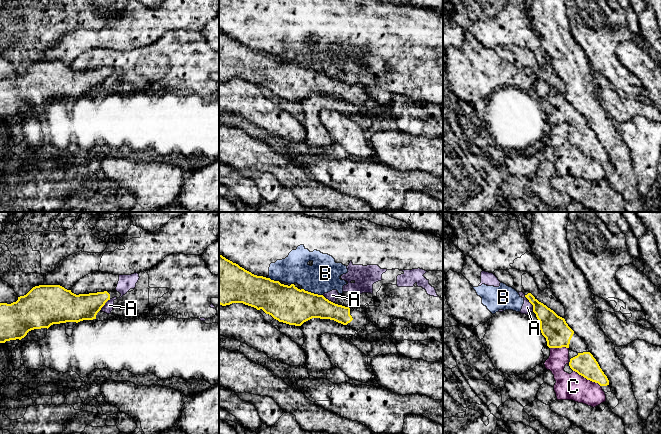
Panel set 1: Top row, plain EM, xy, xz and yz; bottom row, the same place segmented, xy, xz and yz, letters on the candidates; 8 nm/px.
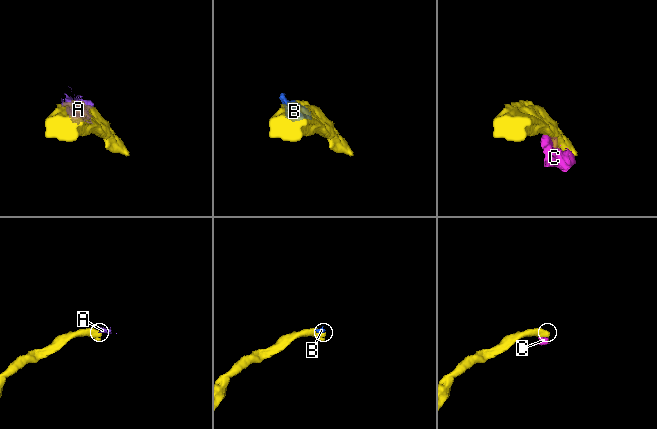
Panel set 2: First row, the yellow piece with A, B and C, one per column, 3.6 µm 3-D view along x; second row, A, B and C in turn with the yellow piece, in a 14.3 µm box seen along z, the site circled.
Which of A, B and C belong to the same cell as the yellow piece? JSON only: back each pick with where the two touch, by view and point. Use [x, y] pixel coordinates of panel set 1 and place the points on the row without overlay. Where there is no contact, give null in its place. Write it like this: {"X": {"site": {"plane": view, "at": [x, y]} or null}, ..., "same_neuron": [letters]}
{"same_neuron": []}

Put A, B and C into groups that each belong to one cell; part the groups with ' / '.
A B / C

